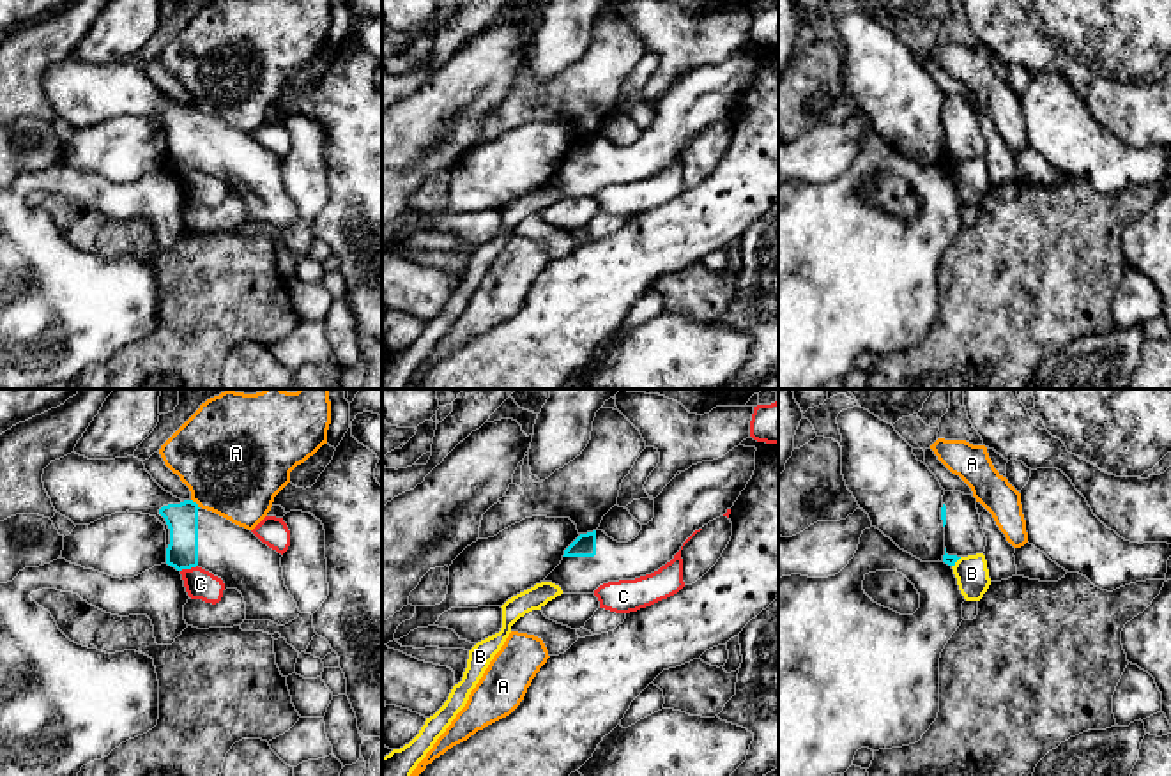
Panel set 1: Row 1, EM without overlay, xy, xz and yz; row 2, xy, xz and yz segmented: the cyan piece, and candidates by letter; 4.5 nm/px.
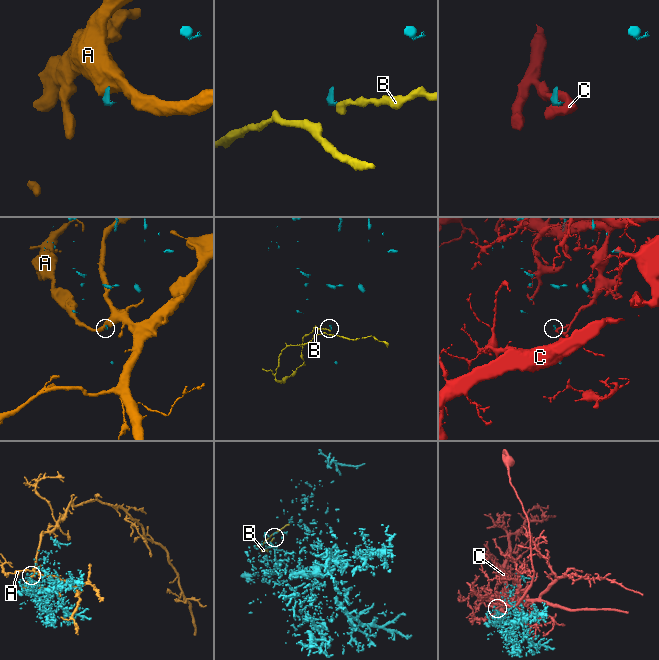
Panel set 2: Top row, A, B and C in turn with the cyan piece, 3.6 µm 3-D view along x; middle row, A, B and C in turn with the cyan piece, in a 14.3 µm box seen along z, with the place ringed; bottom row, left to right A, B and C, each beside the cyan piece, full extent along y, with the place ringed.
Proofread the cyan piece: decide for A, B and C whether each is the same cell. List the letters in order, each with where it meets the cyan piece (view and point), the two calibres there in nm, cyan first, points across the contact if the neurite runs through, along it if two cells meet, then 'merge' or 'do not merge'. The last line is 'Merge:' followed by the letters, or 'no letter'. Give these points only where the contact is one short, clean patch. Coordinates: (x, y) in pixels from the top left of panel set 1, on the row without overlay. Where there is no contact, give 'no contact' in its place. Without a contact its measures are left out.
A: contact xy (197, 108); calibres 140 and 480 nm; border xy (191, 103), (198, 112); do not merge
B: contact yz (956, 165); calibres 50 and 150 nm; border yz (961, 161), (952, 170); do not merge
C: contact xy (188, 172); calibres 140 and 140 nm; do not merge
Merge: no letter

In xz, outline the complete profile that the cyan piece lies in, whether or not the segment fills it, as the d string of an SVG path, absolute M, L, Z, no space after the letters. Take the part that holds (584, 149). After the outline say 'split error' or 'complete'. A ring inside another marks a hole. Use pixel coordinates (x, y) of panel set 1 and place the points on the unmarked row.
M739 48L718 64L692 69L654 103L654 122L642 129L635 143L617 147L603 134L580 138L564 154L561 168L543 186L559 189L563 198L594 198L603 187L635 184L658 175L674 163L695 134L723 120L734 110L754 80L755 55L755 51Z; split error

